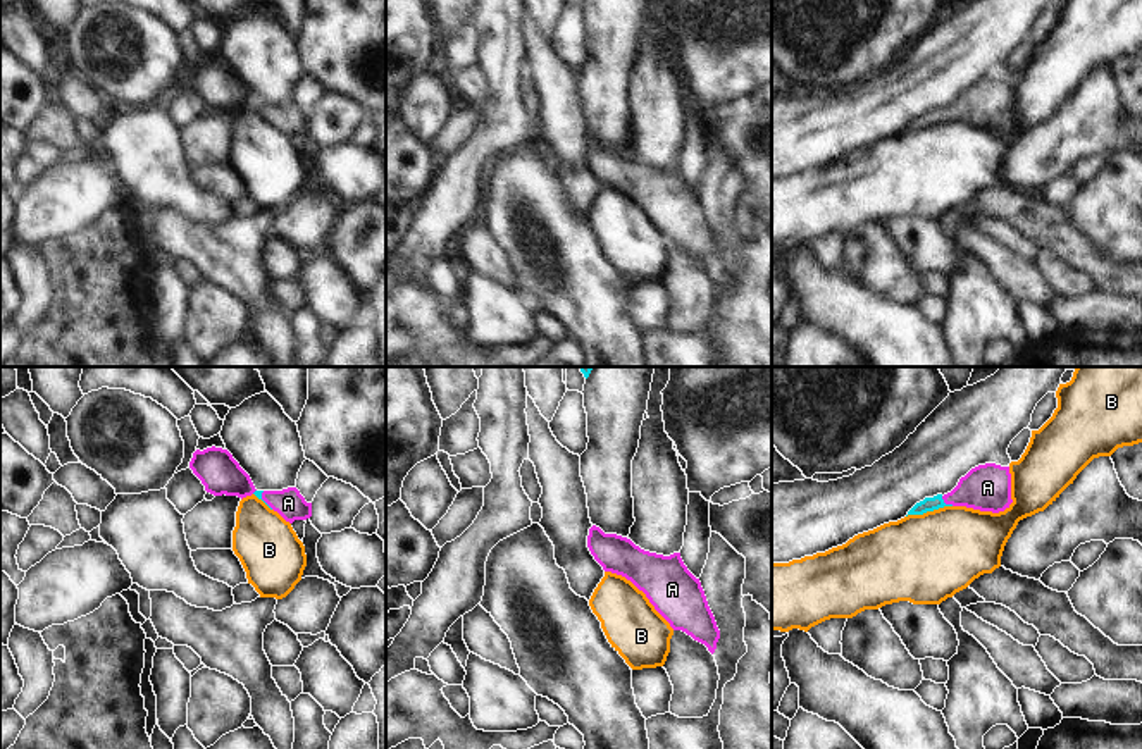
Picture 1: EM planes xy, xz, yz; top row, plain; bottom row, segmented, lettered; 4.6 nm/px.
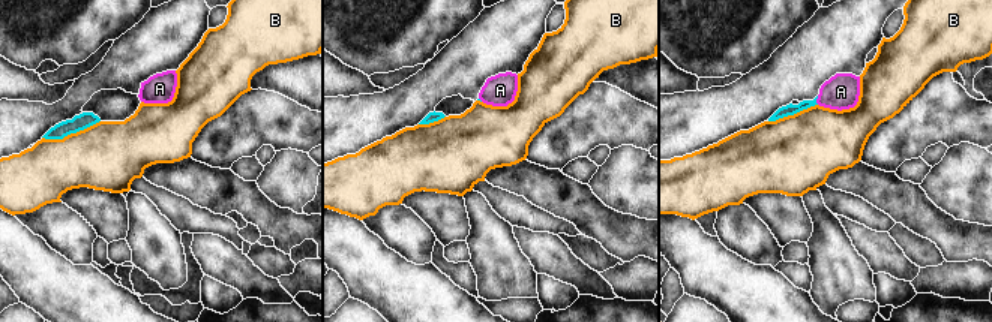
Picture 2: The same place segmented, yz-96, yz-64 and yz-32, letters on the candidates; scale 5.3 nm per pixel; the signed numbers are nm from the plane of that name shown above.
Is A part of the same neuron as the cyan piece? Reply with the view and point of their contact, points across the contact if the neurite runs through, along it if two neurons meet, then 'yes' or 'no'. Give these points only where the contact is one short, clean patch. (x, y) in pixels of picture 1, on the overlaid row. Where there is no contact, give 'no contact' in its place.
meets cyan in yz at (944, 503); runs through yz (929, 503), (944, 503), (970, 491), (987, 488); yes

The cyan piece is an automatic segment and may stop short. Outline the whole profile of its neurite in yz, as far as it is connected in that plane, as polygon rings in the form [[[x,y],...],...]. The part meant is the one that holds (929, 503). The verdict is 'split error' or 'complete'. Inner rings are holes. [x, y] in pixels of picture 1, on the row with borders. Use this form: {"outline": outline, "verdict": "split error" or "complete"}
{"outline": [[[985,463],[971,468],[947,494],[937,494],[916,503],[908,515],[923,515],[944,506],[966,506],[980,511],[999,513],[1009,508],[1011,474],[1009,467]]], "verdict": "split error"}

